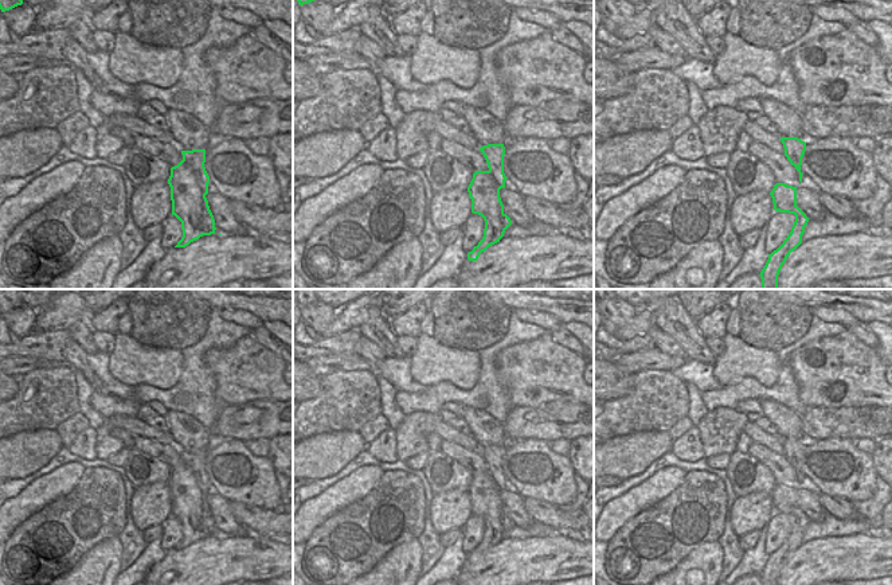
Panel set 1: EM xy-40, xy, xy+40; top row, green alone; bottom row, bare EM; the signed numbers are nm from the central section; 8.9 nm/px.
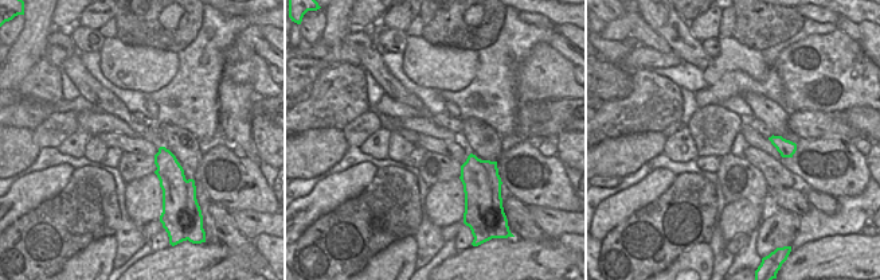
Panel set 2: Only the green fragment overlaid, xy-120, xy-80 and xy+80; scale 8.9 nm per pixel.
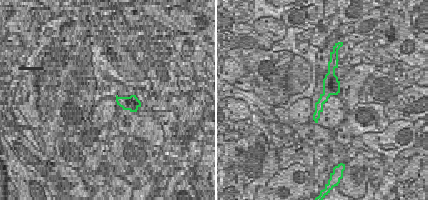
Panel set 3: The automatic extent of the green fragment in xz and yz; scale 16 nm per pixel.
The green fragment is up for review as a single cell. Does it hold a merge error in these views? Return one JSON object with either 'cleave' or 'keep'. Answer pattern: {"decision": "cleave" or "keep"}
{"decision": "cleave"}

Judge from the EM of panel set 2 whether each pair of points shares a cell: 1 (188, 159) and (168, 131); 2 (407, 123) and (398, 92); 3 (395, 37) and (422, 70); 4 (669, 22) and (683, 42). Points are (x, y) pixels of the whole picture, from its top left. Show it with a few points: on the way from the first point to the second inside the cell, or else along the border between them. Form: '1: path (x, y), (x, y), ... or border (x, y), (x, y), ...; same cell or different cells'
1: path (187, 152), (175, 137); same cell
2: border (419, 116), (430, 116); different cells
3: border (407, 35), (407, 42), (401, 53); different cells
4: path (675, 26), (681, 37); same cell

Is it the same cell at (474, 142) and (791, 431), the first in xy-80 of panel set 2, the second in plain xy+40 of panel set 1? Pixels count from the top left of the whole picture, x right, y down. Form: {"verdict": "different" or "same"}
{"verdict": "same"}

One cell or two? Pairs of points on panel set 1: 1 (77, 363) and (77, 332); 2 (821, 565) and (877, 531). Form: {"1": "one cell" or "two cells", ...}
{"1": "two cells", "2": "two cells"}

